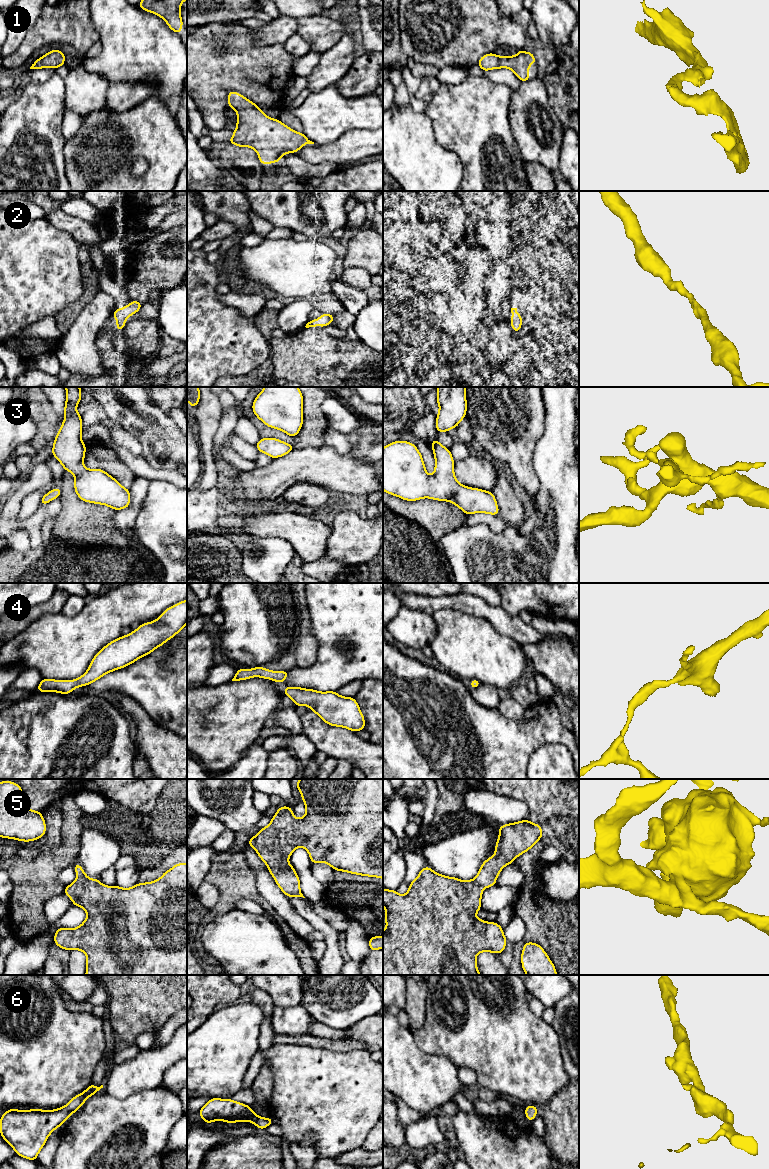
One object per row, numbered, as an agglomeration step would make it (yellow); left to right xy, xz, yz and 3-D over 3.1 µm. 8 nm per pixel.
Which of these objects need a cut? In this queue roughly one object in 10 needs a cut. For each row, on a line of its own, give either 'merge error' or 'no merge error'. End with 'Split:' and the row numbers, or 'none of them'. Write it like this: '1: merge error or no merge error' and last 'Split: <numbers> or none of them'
1: no merge error
2: no merge error
3: no merge error
4: no merge error
5: no merge error
6: no merge error
Split: none of them

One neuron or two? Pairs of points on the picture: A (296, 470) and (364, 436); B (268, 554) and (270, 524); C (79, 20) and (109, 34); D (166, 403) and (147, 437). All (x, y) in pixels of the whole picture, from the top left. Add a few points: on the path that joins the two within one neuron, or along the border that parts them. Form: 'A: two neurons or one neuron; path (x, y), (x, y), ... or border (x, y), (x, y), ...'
A: two neurons; border (349, 452), (361, 461), (371, 463)
B: two neurons; border (252, 536), (279, 537), (291, 546)
C: two neurons; border (89, 10), (91, 22), (100, 39)
D: two neurons; border (149, 397), (168, 415)

